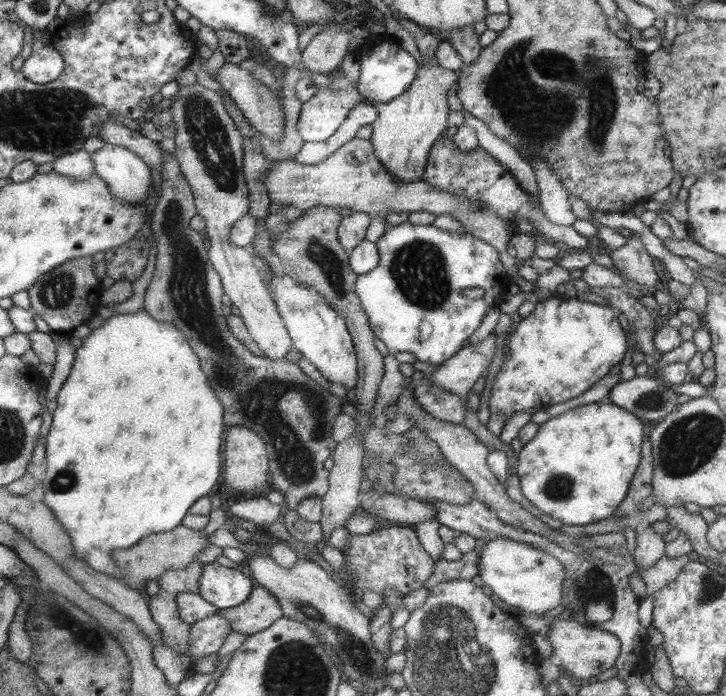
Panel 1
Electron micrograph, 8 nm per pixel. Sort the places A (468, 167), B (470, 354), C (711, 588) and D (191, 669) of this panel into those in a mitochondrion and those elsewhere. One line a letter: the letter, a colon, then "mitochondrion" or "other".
A: mitochondrion
B: other
C: mitochondrion
D: other

